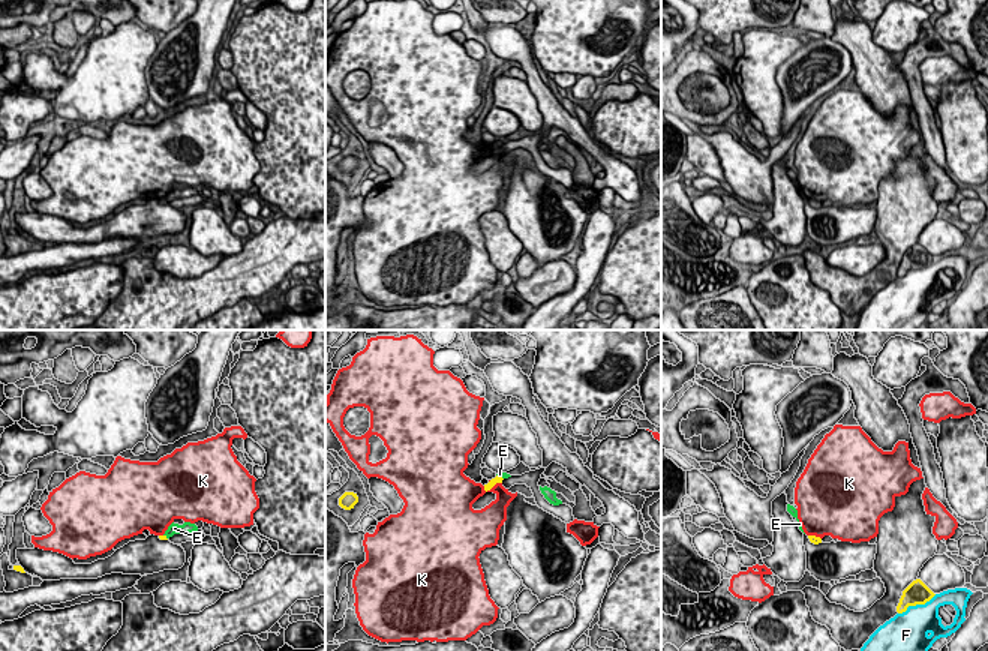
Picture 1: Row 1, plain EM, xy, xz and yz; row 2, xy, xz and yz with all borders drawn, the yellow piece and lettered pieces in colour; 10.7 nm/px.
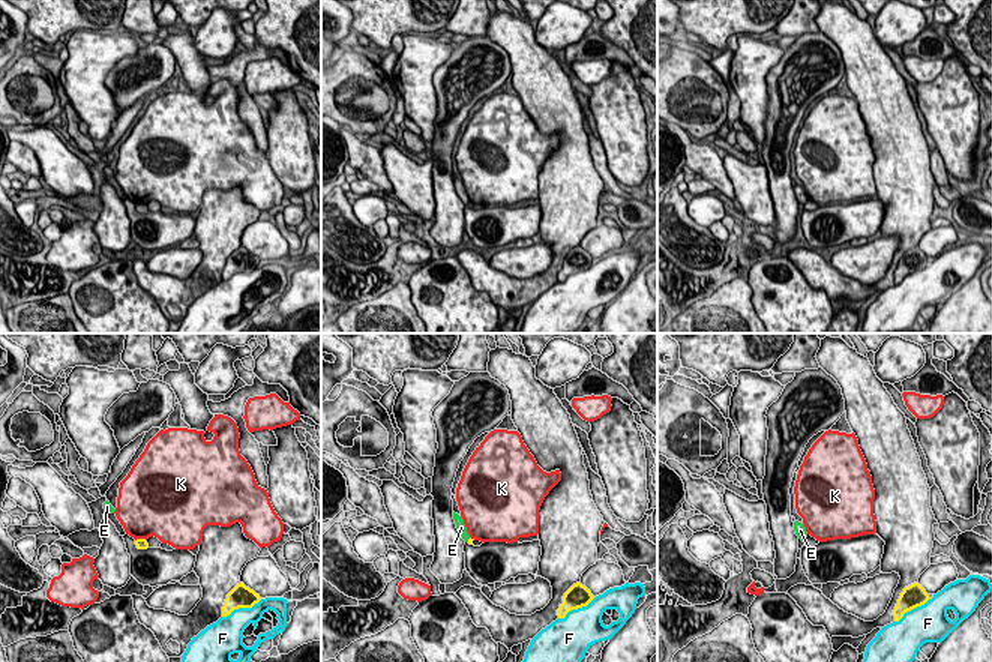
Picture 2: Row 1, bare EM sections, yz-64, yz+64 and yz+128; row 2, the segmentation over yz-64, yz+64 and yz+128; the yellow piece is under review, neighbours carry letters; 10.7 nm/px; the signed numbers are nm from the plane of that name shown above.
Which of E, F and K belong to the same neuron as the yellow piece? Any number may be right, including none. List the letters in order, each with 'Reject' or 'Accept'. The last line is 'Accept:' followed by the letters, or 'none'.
E: Reject
F: Reject
K: Reject
Accept: none

